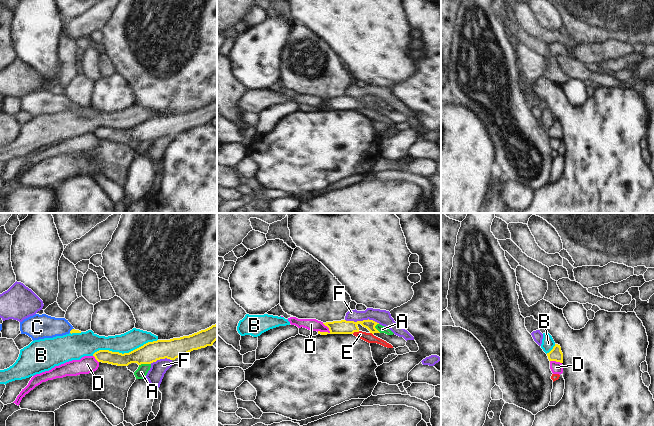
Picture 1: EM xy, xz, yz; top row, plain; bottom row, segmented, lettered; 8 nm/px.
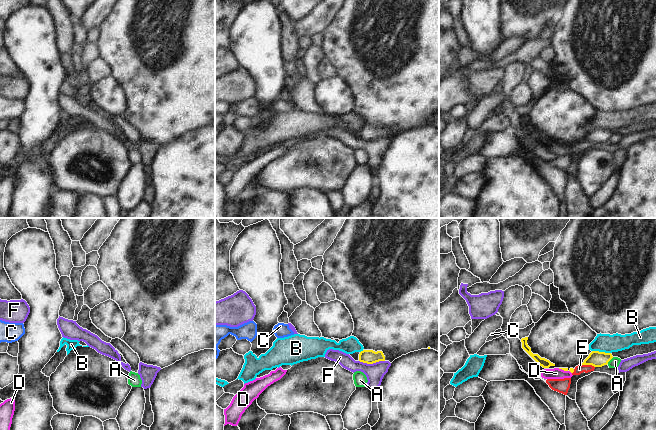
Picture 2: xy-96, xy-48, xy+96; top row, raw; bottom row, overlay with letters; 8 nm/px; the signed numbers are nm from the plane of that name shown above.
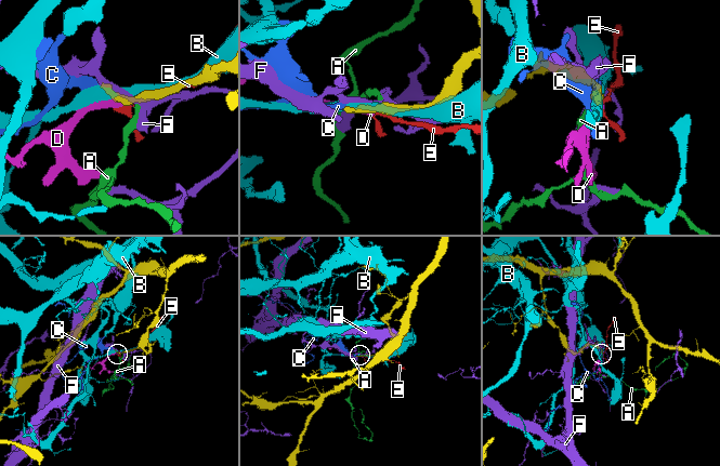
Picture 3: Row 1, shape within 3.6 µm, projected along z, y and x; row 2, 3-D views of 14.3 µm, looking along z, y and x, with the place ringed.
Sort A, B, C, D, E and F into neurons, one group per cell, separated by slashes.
A / B / C / D / E / F

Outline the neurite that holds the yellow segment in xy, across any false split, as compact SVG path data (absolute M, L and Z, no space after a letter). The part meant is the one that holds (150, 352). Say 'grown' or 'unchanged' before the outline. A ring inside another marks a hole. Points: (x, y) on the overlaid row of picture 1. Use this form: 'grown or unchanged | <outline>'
unchanged | M217 324L189 336L148 342L129 353L99 350L93 356L98 362L117 366L128 366L131 363L151 364L165 358L175 360L193 350L212 346L216 340Z

